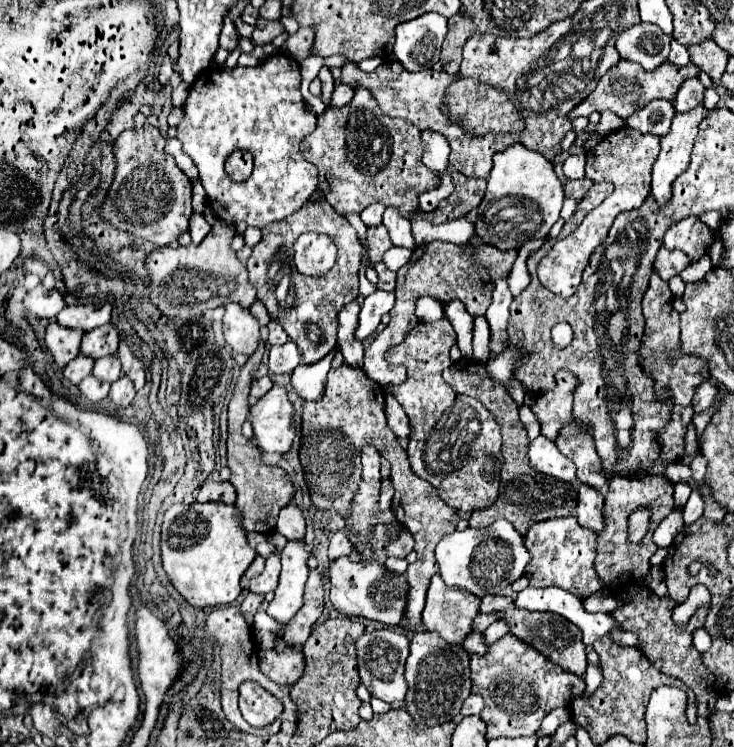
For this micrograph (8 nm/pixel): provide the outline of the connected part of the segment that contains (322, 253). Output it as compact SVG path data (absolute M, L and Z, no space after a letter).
M302 234L294 244L294 264L300 274L322 276L336 262L336 246L322 234Z

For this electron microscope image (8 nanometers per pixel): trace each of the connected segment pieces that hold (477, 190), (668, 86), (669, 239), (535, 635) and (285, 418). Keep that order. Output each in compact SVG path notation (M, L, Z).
M452 170L454 176L454 192L448 196L448 206L434 210L433 212L422 212L422 218L430 220L434 224L450 222L454 218L466 216L470 210L478 208L478 204L484 198L486 192L486 180L482 178L466 178L464 174L458 174Z
M620 60L614 68L610 68L598 82L596 90L586 98L582 100L578 106L574 106L570 112L568 112L568 118L578 118L578 116L590 116L592 112L604 112L604 110L612 110L616 116L620 118L628 118L630 114L634 114L638 108L646 106L650 100L654 98L664 98L664 100L672 100L678 86L684 82L684 78L690 78L690 76L698 76L698 68L694 64L688 64L688 66L676 66L676 64L670 64L670 62L664 62L660 64L656 70L648 72L644 70L640 64L636 62L630 62L630 60Z
M688 216L676 222L664 236L664 246L668 250L682 250L688 254L692 262L700 260L700 256L708 252L710 244L712 244L712 230L696 216Z
M486 596L486 598L482 598L480 614L490 614L490 612L502 614L500 620L504 620L508 624L512 636L516 636L524 644L528 644L534 650L538 650L540 654L544 654L548 660L552 660L554 664L558 664L566 672L572 672L576 676L584 676L586 666L588 666L586 664L586 646L582 642L582 632L572 622L568 622L566 618L552 614L552 612L522 610L516 606L516 602L510 596Z
M274 386L252 408L248 420L254 428L254 438L260 450L284 454L294 440L294 406L286 390Z

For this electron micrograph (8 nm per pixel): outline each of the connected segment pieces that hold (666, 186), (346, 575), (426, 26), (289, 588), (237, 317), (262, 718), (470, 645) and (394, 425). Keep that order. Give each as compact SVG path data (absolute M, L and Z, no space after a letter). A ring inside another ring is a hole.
M704 104L688 112L676 112L672 118L670 132L662 136L662 150L652 168L652 190L650 194L660 202L668 202L672 194L672 182L690 164L690 152L698 136L698 126L706 116Z
M340 556L332 560L330 584L332 584L330 600L340 614L364 616L370 620L378 620L386 626L398 626L402 622L402 610L406 608L406 578L384 570L384 566L378 564L376 560L368 560L366 564L354 562L350 560L350 556ZM370 606L372 614L364 612L370 610Z
M426 12L396 26L396 42L392 52L408 72L430 70L438 62L446 34L448 18L438 12Z
M296 540L288 542L286 548L282 550L282 572L280 572L280 582L274 592L274 600L268 606L268 614L286 626L296 610L304 604L304 584L308 578L308 566L306 560L310 556L310 550L306 544L300 544Z
M228 302L226 306L226 314L222 318L224 324L224 338L226 344L236 352L236 354L254 354L254 350L258 348L258 340L260 340L260 326L258 322L250 316L250 312L234 302Z
M244 682L239 687L238 704L243 718L254 727L267 726L283 711L280 700L264 692L256 682Z
M470 632L470 634L464 638L462 646L464 646L464 650L470 652L470 654L484 654L486 648L488 648L488 646L482 642L482 636L476 634L476 632Z
M392 394L386 396L386 416L388 416L388 426L392 428L392 432L396 432L396 436L400 436L400 438L410 436L410 432L412 432L410 420Z

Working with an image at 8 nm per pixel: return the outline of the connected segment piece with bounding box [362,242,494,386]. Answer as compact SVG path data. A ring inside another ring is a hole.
M432 242L432 244L424 244L418 246L412 254L412 258L408 260L406 266L402 266L398 270L398 282L396 282L396 306L390 310L390 324L376 336L374 342L370 342L366 346L364 352L364 370L366 374L374 380L380 382L382 386L386 384L404 384L406 382L406 368L404 366L394 366L390 362L384 360L384 352L392 346L402 342L402 338L406 336L406 332L412 330L412 326L418 324L418 318L414 314L416 308L416 300L420 296L432 296L440 302L450 302L450 300L462 300L466 310L472 316L482 316L486 312L486 308L490 306L490 298L492 298L492 290L494 290L494 280L486 274L486 270L482 270L480 266L474 264L474 258L466 252L466 248L454 246L454 244L446 244L446 242Z

